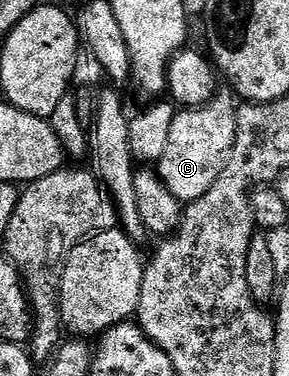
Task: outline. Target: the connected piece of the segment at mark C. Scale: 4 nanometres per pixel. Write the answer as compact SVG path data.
M216 90L215 95L205 105L189 107L176 114L173 126L169 129L169 141L165 141L165 153L161 153L157 164L159 176L165 181L169 193L184 204L201 198L221 177L221 169L229 161L233 149L237 121L235 112L237 99L230 90Z

